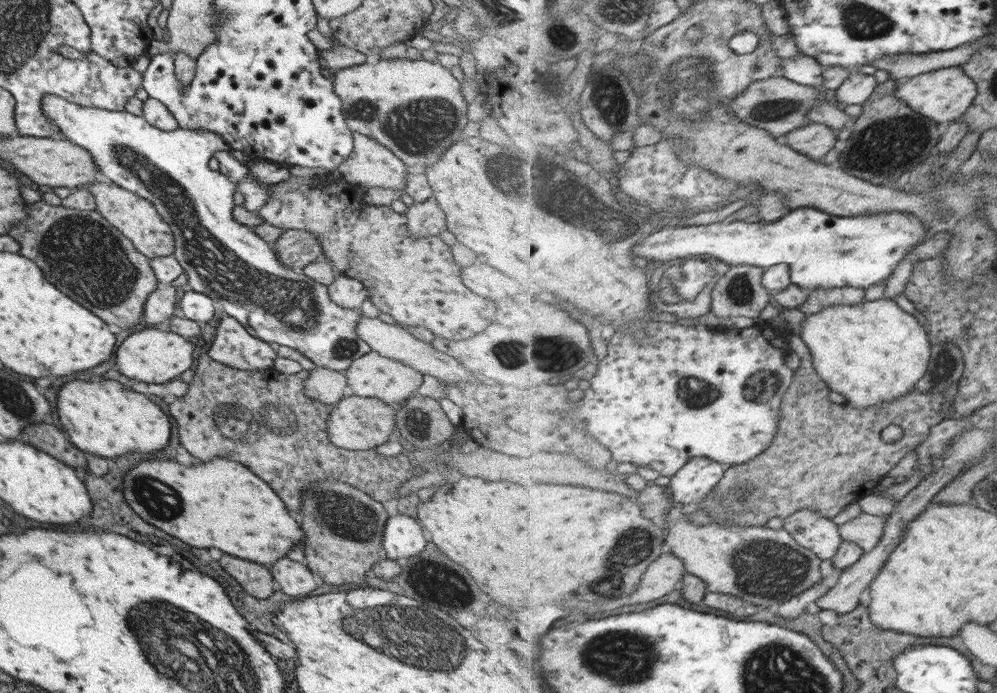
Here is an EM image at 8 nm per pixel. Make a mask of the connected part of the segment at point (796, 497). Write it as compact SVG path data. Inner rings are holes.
M791 332L787 338L791 350L799 356L801 363L795 370L793 384L790 384L789 392L785 395L780 408L779 434L775 436L769 450L757 456L757 462L748 460L743 464L726 467L721 482L701 503L705 502L703 506L707 510L719 512L719 516L712 516L715 520L724 521L731 517L736 518L735 522L738 525L749 523L753 526L764 526L773 517L785 519L800 509L817 512L824 518L837 516L837 513L848 504L858 504L861 497L871 494L873 489L877 488L877 484L881 484L881 479L887 472L891 472L909 452L914 452L924 442L933 427L954 414L955 398L944 413L947 396L943 391L940 393L911 392L891 402L869 408L855 408L847 402L835 404L832 399L833 390L814 367L812 350L796 332ZM889 424L902 428L901 440L885 443L885 436L881 436L881 432L885 432Z

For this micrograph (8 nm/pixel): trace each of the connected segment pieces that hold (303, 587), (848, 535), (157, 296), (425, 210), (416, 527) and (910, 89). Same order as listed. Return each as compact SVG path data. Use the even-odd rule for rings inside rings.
M278 558L267 566L276 588L290 597L305 597L317 588L313 576L304 563Z
M862 511L855 518L841 525L842 539L856 542L865 552L871 552L883 538L889 519L890 515L872 515Z
M171 285L157 286L157 288L145 299L140 322L149 324L149 327L157 326L159 322L165 322L175 314L175 287Z
M431 197L425 202L412 204L405 212L405 228L412 237L439 235L446 230L446 216Z
M403 514L388 517L382 532L381 546L386 558L409 558L426 547L427 534L417 520Z
M959 65L921 74L917 78L911 78L911 80L902 80L897 94L913 110L917 110L928 120L944 127L955 120L959 120L969 110L973 100L976 100L980 94L980 88L973 77L970 77L962 65Z

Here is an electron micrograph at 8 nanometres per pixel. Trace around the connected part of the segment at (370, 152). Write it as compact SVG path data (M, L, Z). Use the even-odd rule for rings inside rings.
M352 132L352 154L335 173L349 184L361 188L404 190L407 166L389 149L368 136Z

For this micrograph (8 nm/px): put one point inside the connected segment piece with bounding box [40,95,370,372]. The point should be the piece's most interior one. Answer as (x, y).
(224, 260)

